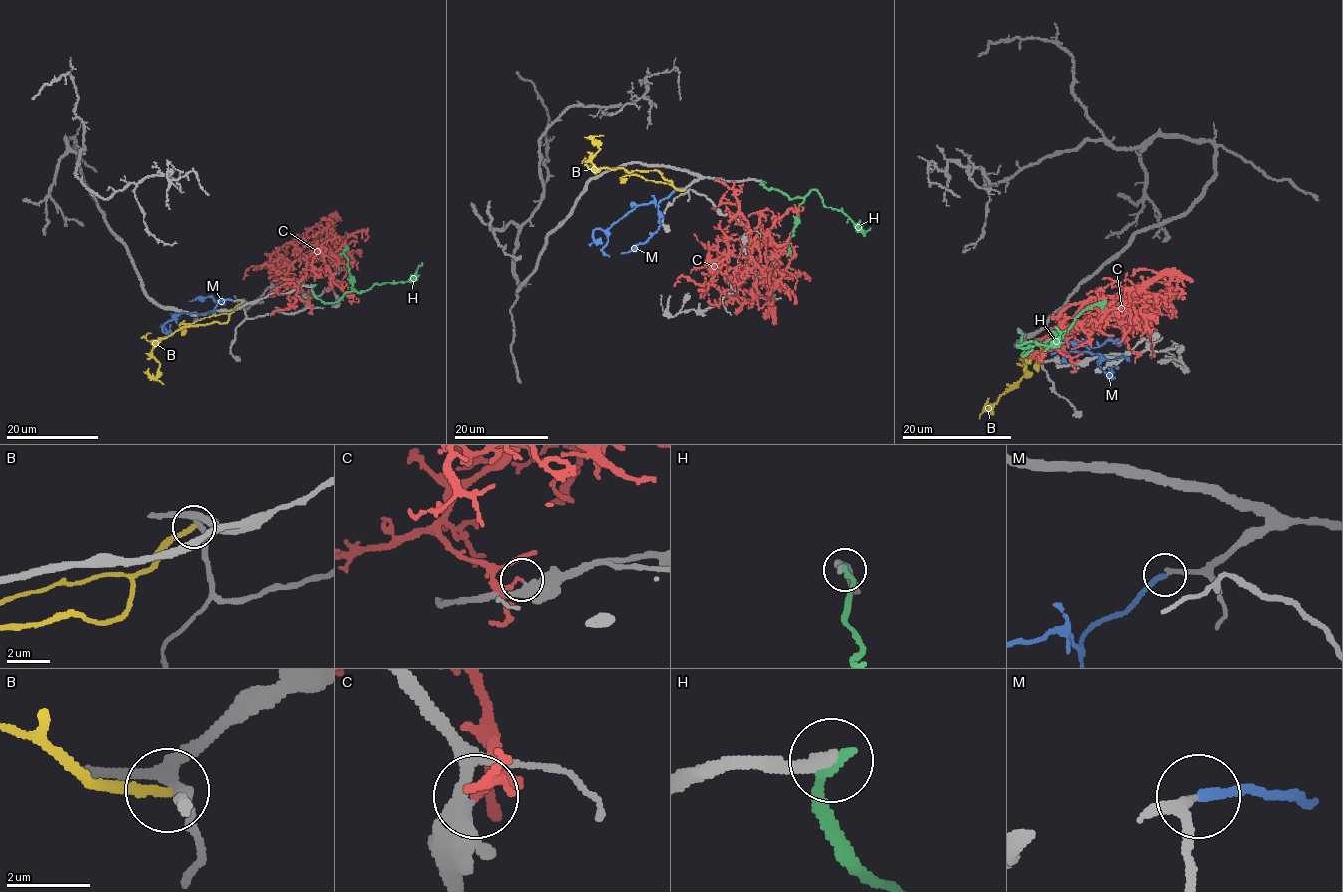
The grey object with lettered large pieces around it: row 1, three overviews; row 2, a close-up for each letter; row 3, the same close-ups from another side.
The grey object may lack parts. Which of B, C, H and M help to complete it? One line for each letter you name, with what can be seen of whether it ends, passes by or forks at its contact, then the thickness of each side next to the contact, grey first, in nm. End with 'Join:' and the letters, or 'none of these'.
Join: none of these

